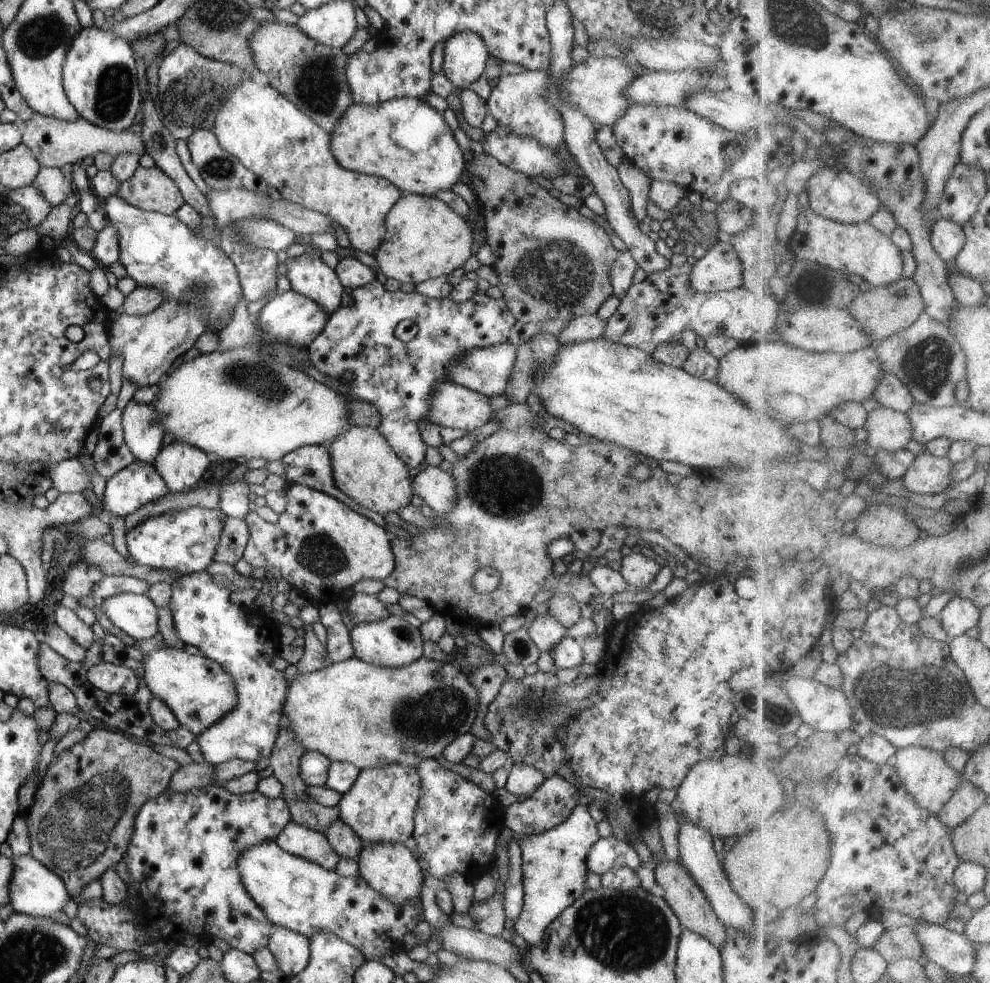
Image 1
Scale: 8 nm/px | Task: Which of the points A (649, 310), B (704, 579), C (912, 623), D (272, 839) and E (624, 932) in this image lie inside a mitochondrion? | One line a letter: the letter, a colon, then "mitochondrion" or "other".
A: other
B: other
C: other
D: other
E: mitochondrion

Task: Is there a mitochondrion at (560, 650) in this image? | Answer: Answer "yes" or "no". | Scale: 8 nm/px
no

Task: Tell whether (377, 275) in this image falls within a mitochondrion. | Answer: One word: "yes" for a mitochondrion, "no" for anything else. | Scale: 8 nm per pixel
no

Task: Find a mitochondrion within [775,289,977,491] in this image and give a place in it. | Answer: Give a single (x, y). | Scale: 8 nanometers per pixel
(930, 360)

